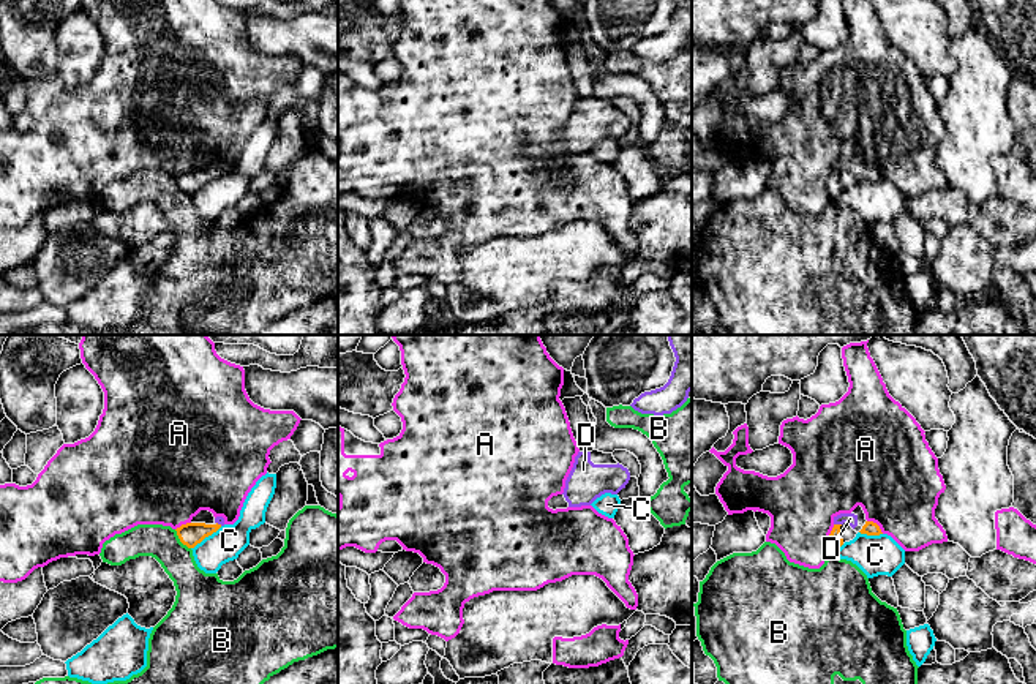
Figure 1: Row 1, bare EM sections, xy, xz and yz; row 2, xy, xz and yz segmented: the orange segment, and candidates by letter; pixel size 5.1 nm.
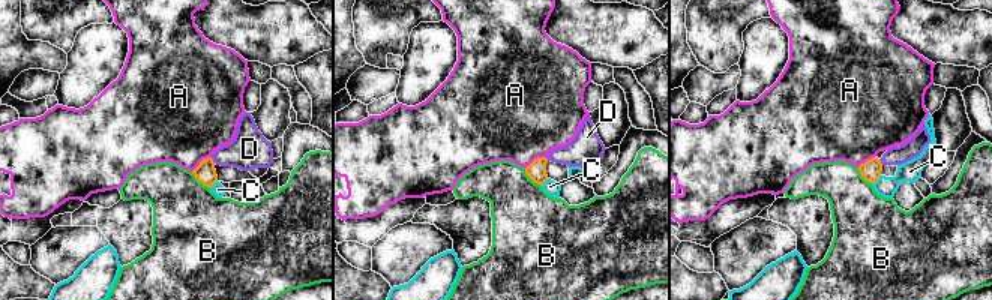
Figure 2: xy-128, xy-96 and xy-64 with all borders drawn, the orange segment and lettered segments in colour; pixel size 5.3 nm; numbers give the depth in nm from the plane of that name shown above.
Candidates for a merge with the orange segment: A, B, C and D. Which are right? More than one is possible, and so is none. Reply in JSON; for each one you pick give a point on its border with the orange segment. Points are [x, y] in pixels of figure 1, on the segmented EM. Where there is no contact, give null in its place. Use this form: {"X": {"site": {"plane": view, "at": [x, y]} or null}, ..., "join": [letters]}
{"D": {"site": {"plane": "yz", "at": [837, 525]}}, "join": ["D"]}

